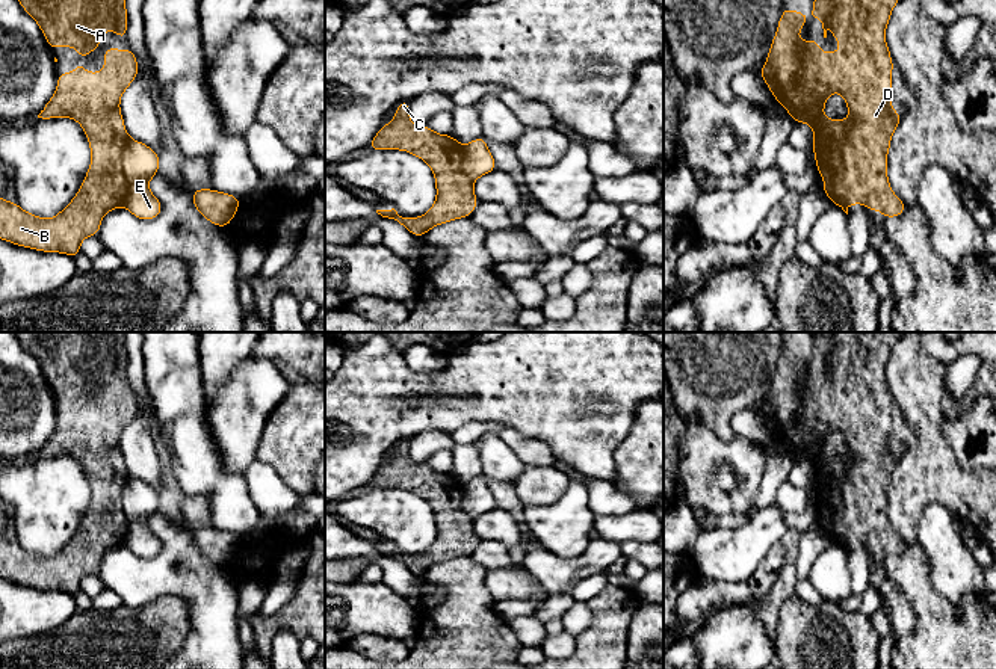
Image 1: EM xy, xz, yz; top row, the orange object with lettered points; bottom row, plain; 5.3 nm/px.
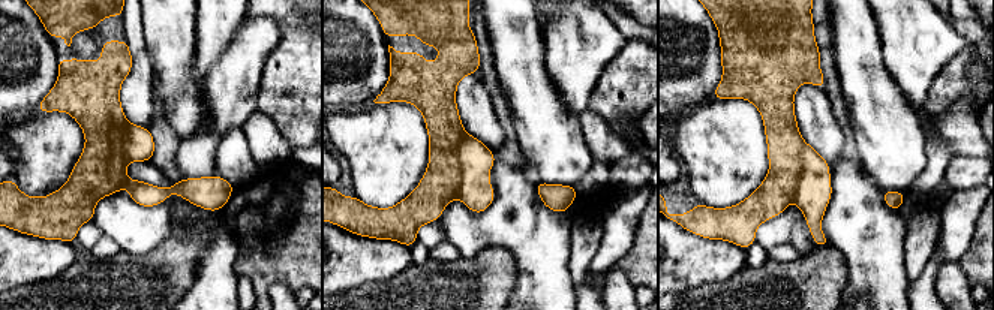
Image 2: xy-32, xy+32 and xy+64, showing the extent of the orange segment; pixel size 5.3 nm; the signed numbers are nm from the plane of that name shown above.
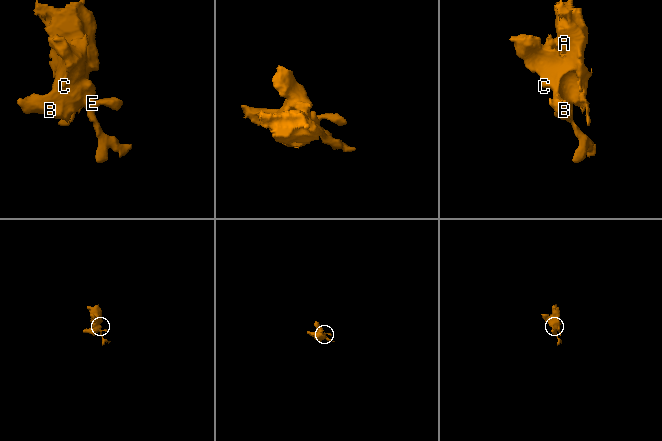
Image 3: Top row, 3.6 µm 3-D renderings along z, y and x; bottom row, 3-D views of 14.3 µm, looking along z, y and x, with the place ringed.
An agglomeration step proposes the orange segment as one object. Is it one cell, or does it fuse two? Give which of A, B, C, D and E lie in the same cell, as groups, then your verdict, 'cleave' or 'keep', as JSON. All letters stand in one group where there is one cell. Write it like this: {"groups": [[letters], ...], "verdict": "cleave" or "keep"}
{"groups": [["A", "B", "C", "D"], ["E"]], "verdict": "cleave"}

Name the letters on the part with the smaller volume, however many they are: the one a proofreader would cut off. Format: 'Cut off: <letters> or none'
Cut off: E

